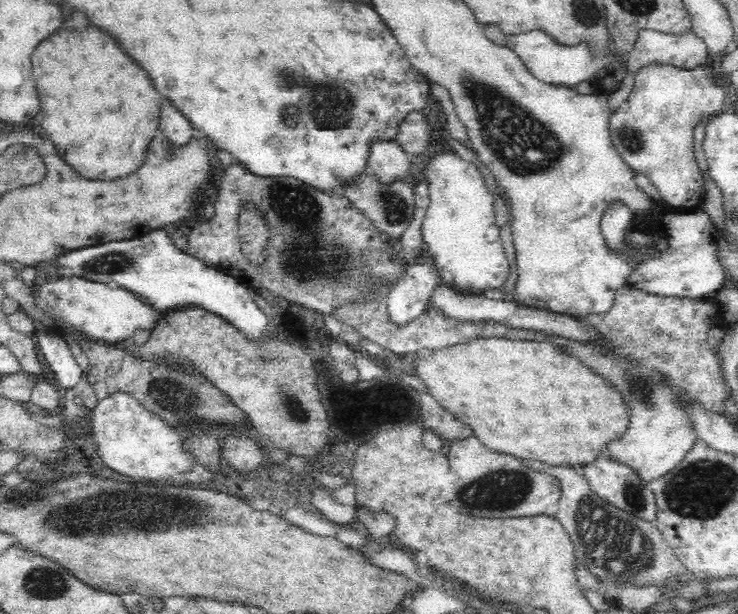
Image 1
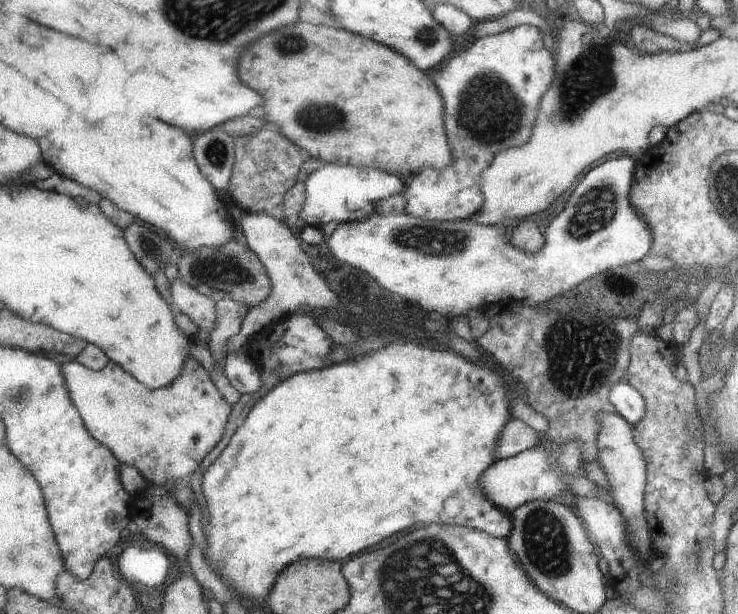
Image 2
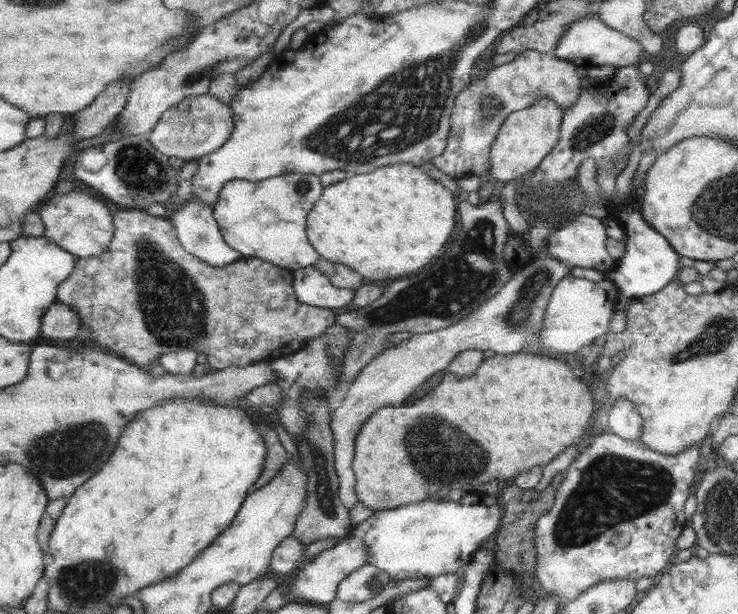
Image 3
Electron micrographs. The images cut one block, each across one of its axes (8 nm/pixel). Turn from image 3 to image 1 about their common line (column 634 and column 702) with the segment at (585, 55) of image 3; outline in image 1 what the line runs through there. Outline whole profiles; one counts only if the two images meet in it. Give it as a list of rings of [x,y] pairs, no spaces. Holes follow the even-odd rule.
[[[642,30],[638,35],[634,48],[628,52],[626,76],[621,81],[617,90],[607,93],[610,110],[616,112],[626,103],[634,87],[634,77],[638,70],[644,68],[644,66],[652,63],[671,64],[682,69],[690,70],[704,64],[708,58],[708,53],[707,44],[692,31],[676,35],[662,33],[656,30]]]

